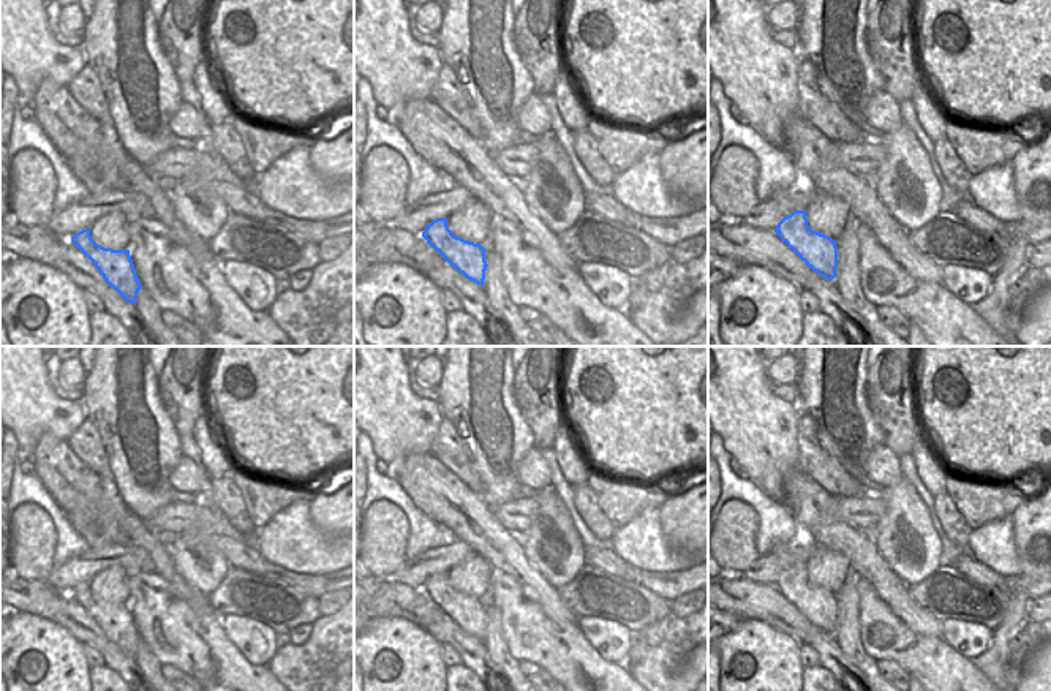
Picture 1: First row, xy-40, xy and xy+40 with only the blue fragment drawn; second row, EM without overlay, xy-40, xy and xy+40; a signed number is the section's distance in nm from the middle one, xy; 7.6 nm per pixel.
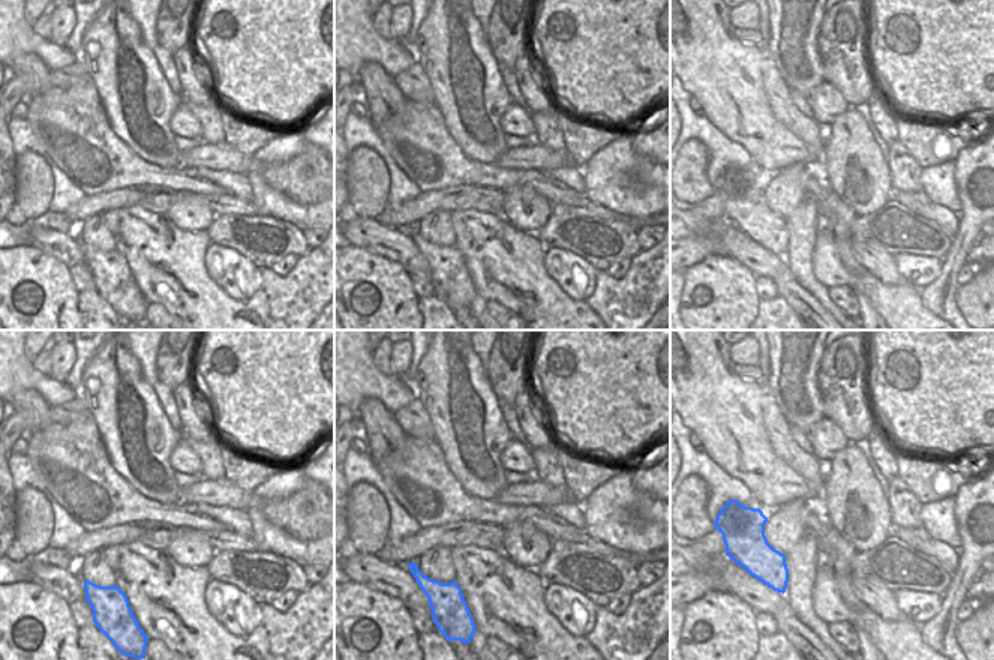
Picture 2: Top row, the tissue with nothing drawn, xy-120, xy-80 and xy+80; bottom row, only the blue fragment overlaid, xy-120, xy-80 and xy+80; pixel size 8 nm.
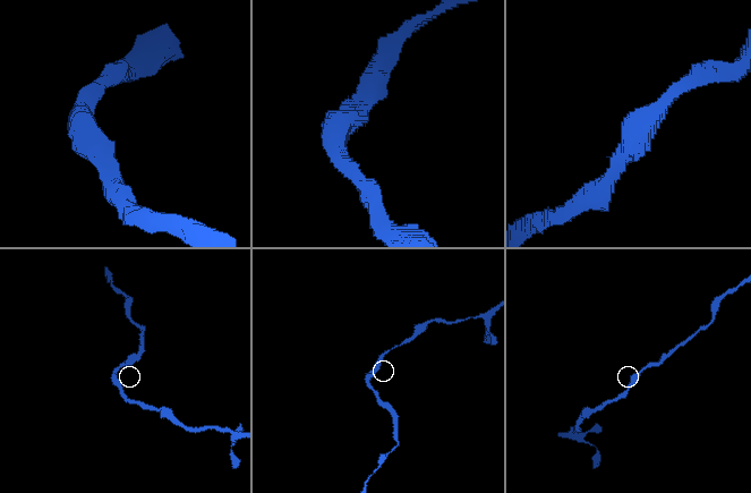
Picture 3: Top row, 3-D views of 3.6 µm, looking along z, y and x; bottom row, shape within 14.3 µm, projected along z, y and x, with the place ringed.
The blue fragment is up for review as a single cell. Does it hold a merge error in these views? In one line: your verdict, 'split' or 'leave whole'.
leave whole

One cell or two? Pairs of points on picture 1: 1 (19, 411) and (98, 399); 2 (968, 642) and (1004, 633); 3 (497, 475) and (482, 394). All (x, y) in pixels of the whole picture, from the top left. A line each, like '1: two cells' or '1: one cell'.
1: two cells
2: two cells
3: one cell

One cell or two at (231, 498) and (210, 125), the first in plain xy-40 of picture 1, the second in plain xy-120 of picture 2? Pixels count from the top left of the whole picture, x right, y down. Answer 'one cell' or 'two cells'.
one cell

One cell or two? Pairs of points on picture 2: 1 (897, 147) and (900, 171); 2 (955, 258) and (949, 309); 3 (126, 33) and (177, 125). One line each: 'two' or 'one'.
1: one
2: one
3: two

